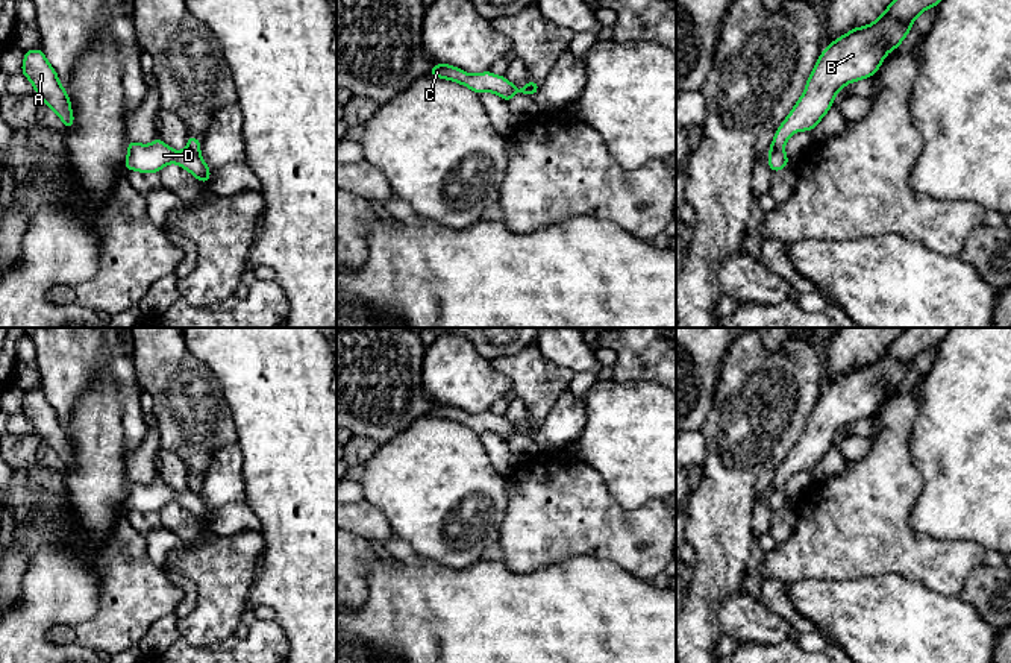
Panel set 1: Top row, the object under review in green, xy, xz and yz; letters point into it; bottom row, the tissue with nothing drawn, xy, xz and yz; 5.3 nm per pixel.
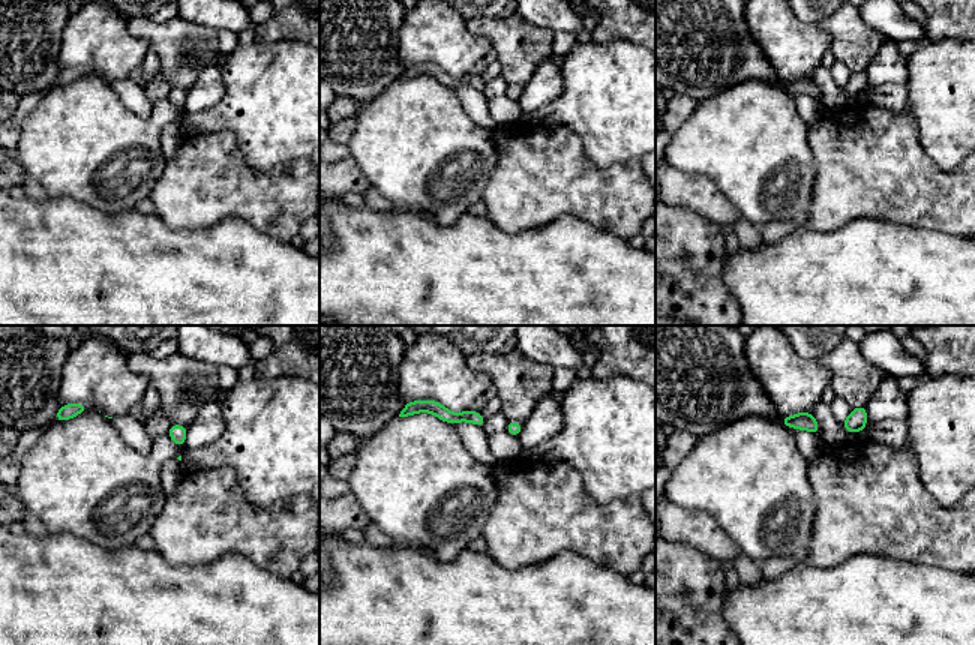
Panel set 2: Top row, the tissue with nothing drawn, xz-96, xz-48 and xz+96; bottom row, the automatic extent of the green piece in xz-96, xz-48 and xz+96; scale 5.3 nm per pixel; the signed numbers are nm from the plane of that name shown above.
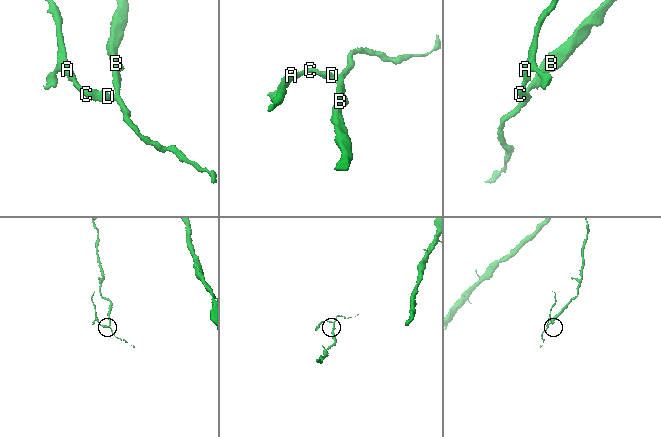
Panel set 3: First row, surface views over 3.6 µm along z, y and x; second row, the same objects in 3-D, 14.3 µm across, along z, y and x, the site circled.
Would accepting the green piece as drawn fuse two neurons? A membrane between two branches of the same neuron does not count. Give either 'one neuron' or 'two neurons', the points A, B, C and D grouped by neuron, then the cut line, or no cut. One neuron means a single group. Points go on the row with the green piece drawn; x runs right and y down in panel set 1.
one neuron | A B C D | no cut

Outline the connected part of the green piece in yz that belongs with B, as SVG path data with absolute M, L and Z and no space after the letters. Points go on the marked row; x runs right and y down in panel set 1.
M893 0L876 21L852 29L822 52L802 97L775 134L768 150L772 173L791 162L784 152L787 140L799 130L811 132L844 85L875 76L885 55L909 33L914 20L940 2Z

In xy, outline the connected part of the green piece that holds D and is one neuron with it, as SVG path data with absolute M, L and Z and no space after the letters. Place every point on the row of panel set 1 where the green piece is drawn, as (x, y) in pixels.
M188 134L186 140L188 149L183 152L176 152L170 149L161 137L158 137L152 144L144 146L129 140L127 149L129 153L124 161L126 171L138 170L141 173L158 173L170 162L176 162L177 165L188 170L194 178L202 181L203 184L209 184L211 168L202 159L199 150L202 147L202 141Z

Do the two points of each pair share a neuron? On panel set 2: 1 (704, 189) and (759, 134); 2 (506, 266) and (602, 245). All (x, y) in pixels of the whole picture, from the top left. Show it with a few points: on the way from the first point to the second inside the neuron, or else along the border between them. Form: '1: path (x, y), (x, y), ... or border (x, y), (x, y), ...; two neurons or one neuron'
1: border (678, 168), (687, 173), (704, 174), (735, 207); two neurons
2: path (530, 266), (572, 266), (578, 263); one neuron

